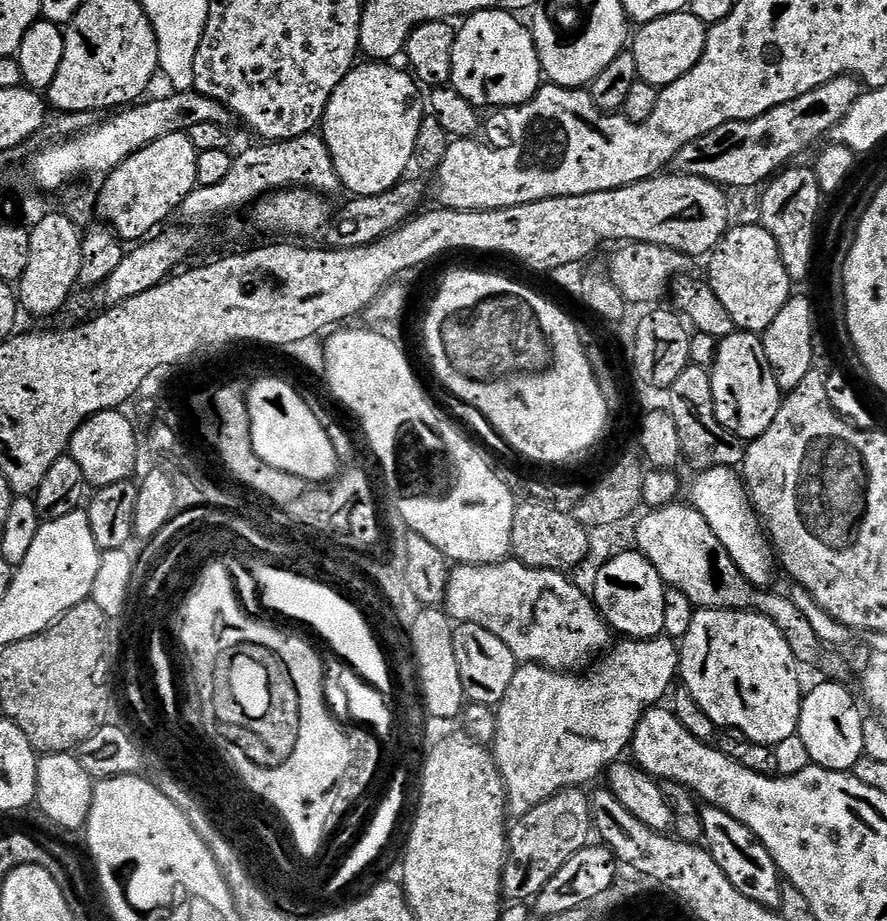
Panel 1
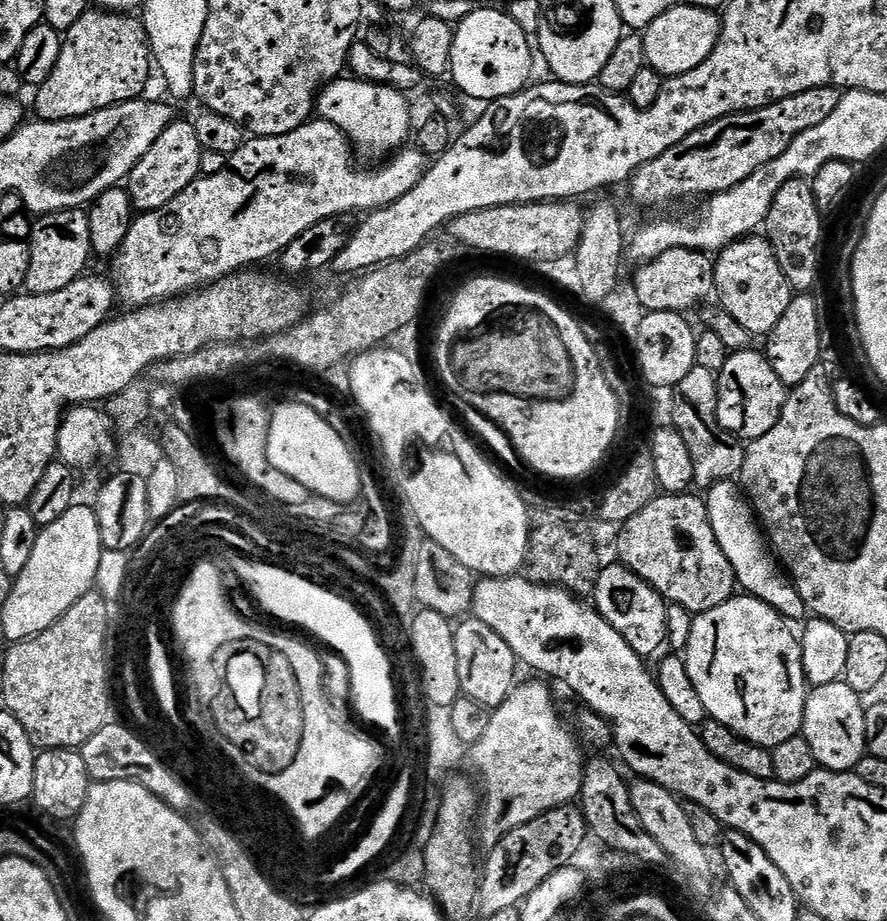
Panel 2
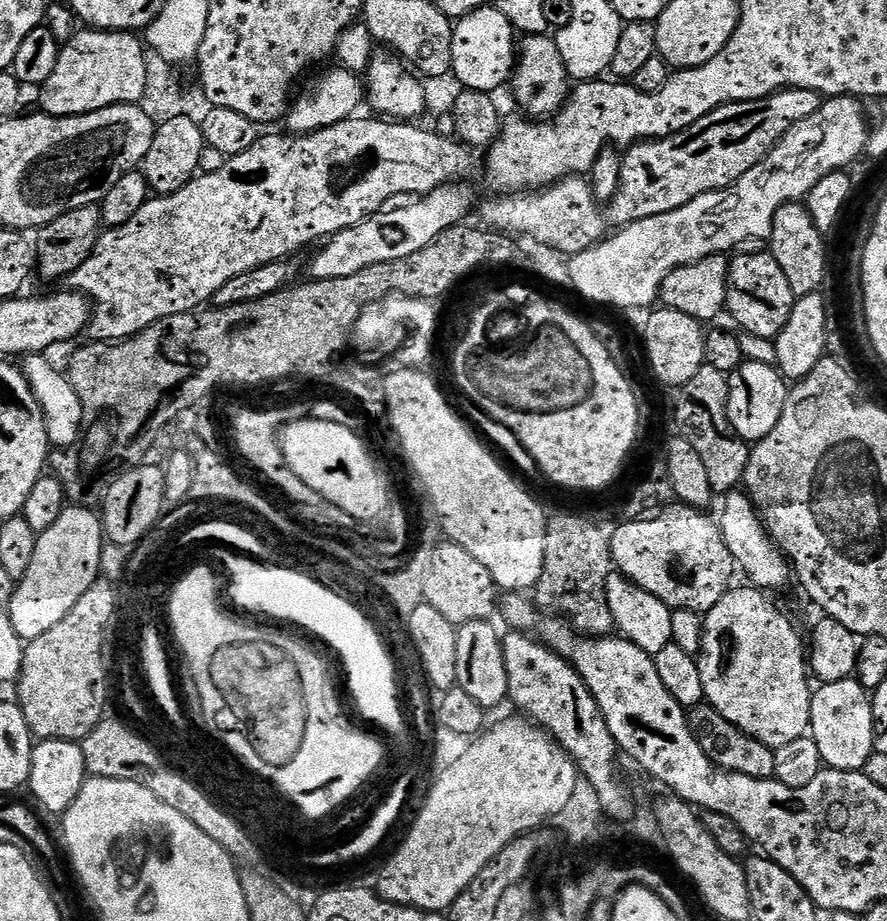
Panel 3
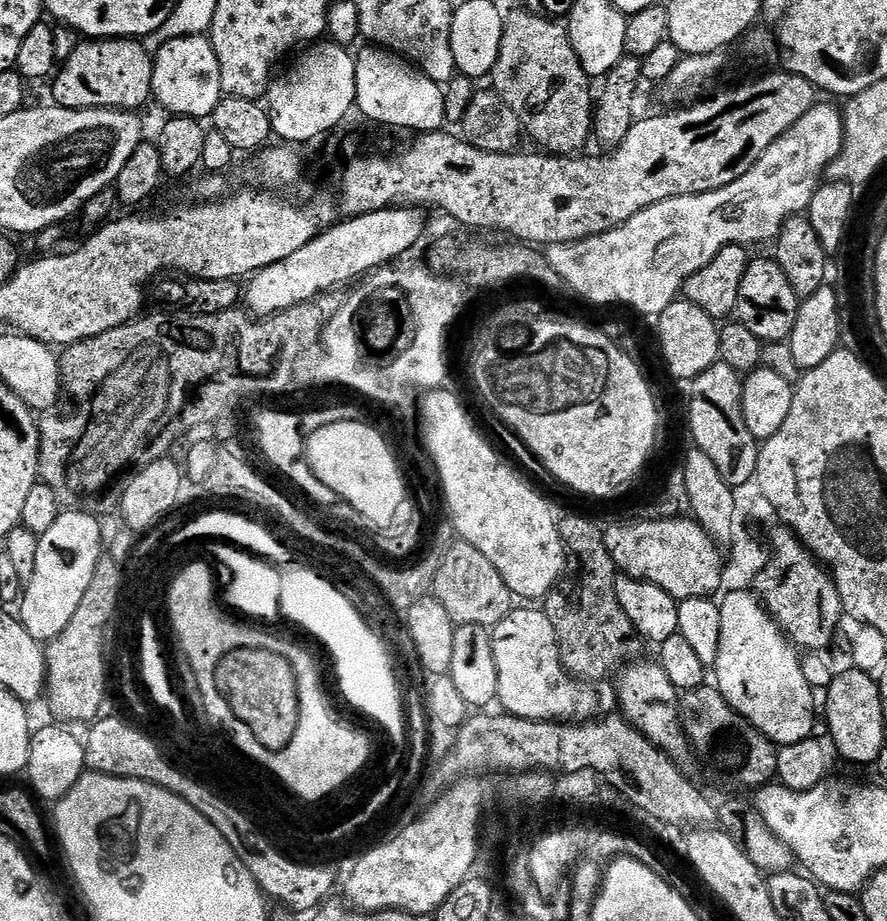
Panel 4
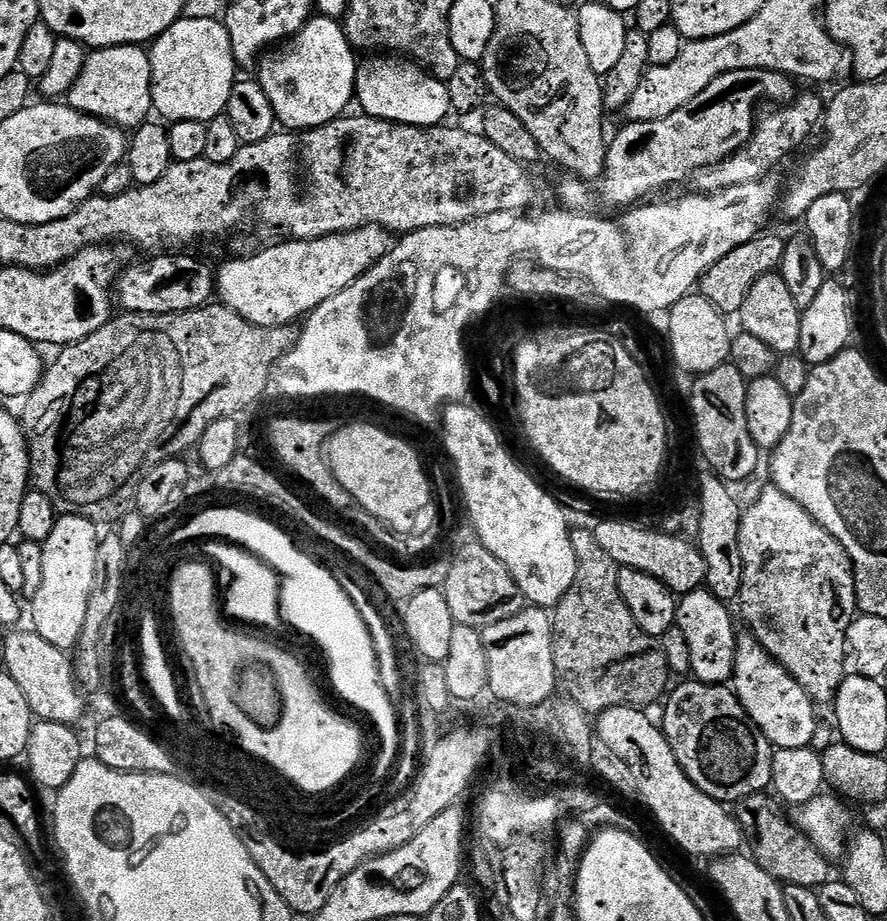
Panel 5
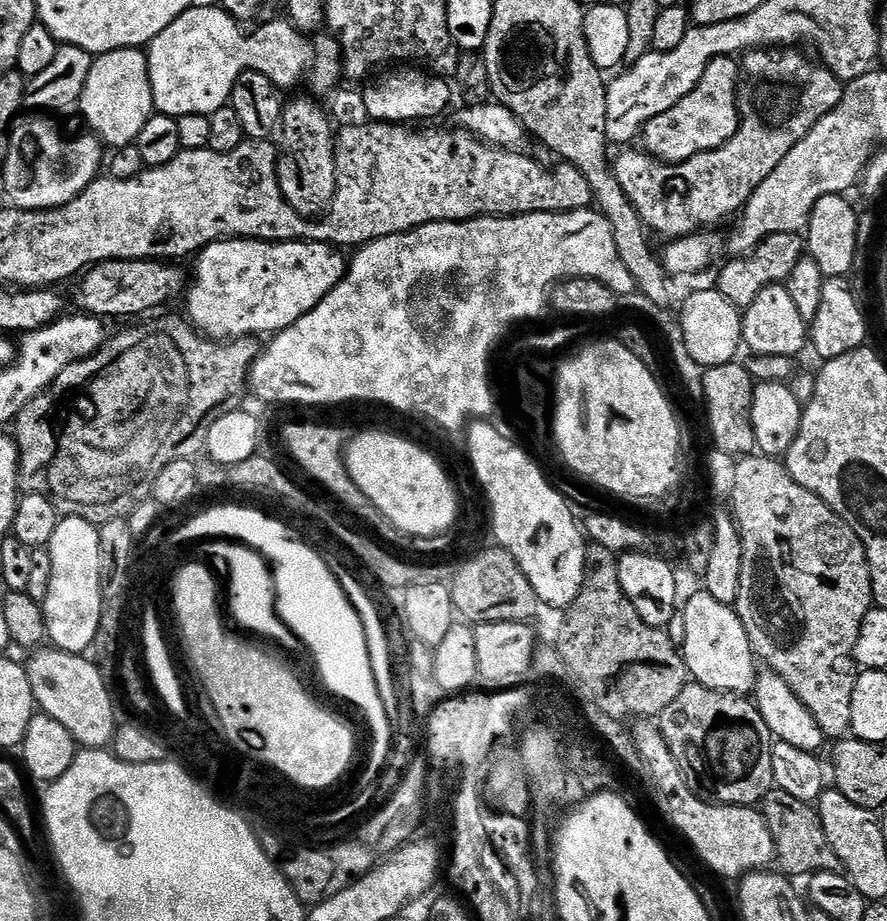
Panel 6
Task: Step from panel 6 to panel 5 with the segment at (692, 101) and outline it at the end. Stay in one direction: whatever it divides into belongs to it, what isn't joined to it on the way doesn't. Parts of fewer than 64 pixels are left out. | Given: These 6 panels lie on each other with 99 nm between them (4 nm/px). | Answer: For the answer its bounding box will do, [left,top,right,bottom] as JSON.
[598,70,798,210]

